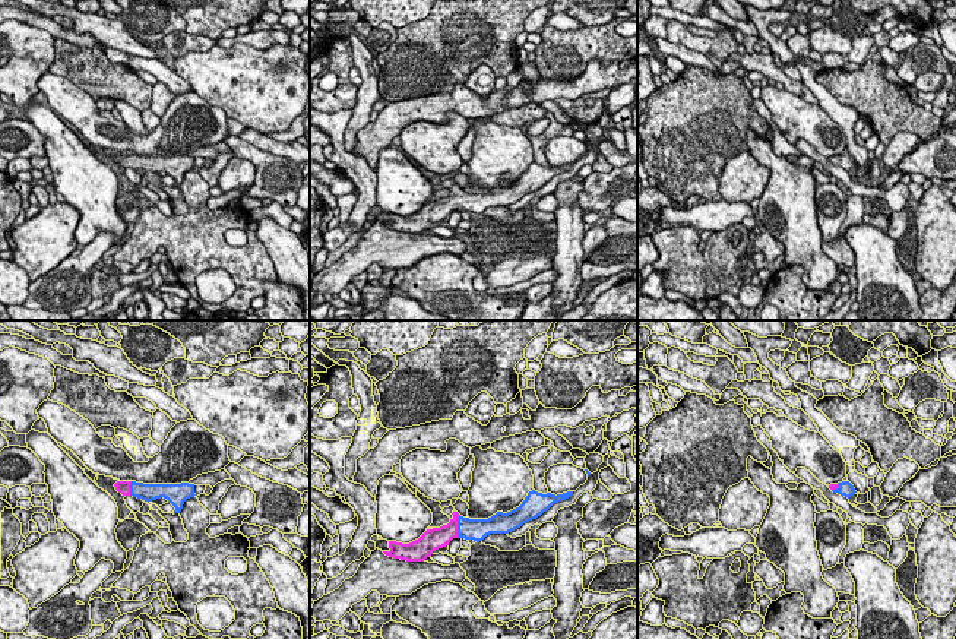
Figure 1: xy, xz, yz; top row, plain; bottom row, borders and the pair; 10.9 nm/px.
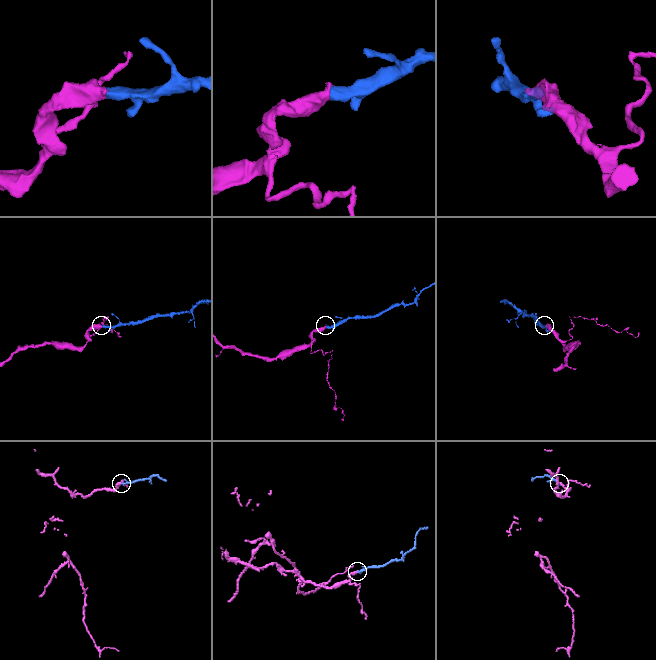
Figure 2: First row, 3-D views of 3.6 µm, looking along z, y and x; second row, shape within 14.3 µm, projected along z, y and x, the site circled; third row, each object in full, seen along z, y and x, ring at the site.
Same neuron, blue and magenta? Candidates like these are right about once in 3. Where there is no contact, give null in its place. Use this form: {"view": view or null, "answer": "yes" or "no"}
{"view": "xz", "answer": "yes"}

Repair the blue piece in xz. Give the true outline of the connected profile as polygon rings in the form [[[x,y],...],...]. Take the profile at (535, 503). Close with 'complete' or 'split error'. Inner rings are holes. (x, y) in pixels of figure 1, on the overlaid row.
[[[535,490],[529,491],[522,504],[507,513],[497,512],[488,519],[469,519],[453,512],[447,525],[427,529],[418,540],[402,544],[389,541],[386,556],[406,562],[424,562],[436,550],[449,545],[453,538],[482,541],[490,534],[509,534],[523,523],[536,519],[547,512],[554,503],[569,499],[573,491],[563,494],[542,494]]] | split error

